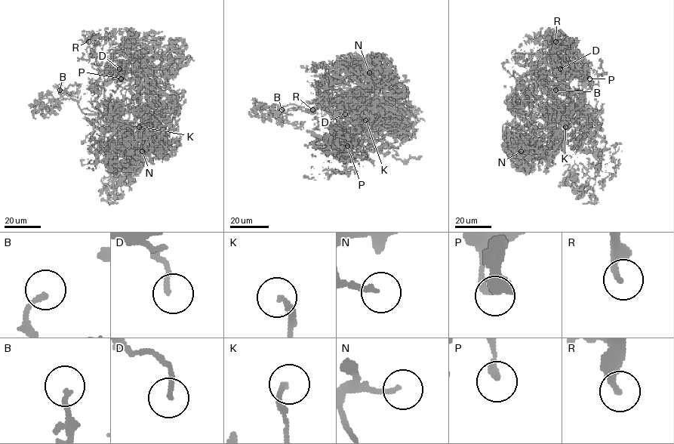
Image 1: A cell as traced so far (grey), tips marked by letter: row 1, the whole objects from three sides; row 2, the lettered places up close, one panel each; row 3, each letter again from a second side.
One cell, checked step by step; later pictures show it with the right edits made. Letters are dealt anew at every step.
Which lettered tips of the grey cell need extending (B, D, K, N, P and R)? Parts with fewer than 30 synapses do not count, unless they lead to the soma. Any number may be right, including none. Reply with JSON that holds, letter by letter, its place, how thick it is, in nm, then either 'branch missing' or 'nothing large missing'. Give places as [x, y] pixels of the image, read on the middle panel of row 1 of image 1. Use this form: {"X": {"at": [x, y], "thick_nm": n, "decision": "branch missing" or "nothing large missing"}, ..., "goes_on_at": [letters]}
{"B": {"at": [281, 109], "thick_nm": 180, "decision": "branch missing"}, "D": {"at": [345, 114], "thick_nm": 180, "decision": "nothing large missing"}, "K": {"at": [365, 120], "thick_nm": 180, "decision": "nothing large missing"}, "N": {"at": [369, 72], "thick_nm": 170, "decision": "branch missing"}, "P": {"at": [347, 146], "thick_nm": 260, "decision": "nothing large missing"}, "R": {"at": [312, 109], "thick_nm": 260, "decision": "branch missing"}, "goes_on_at": ["B", "N", "R"]}

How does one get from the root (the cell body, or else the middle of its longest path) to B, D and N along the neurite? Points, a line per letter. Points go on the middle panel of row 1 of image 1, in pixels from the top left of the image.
B: (348, 75), (371, 72), (366, 116), (339, 116), (346, 104), (339, 98), (325, 101), (329, 111), (281, 109)
D: (348, 75), (366, 68), (371, 72), (360, 109), (369, 127), (358, 110), (345, 114)
N: (348, 75), (352, 75), (356, 69), (364, 71), (366, 68), (364, 72), (369, 72)

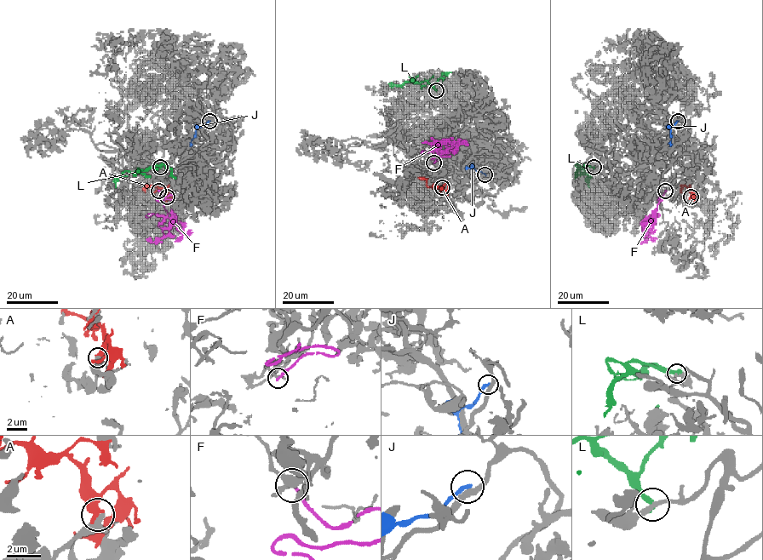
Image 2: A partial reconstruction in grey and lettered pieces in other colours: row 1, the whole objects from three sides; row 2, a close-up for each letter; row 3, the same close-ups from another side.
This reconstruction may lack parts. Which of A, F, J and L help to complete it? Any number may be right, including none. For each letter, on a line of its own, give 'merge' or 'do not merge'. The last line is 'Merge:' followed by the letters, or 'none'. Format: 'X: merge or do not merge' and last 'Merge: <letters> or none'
A: do not merge
F: do not merge
J: do not merge
L: do not merge
Merge: none

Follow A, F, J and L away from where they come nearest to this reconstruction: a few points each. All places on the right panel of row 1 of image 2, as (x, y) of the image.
A: (691, 197), (689, 186), (683, 186), (681, 192)
F: (666, 190), (658, 195), (652, 227), (643, 223), (645, 239)
J: (678, 121), (670, 128), (669, 146)
L: (593, 167), (586, 165), (583, 168), (585, 172), (588, 171), (588, 187)

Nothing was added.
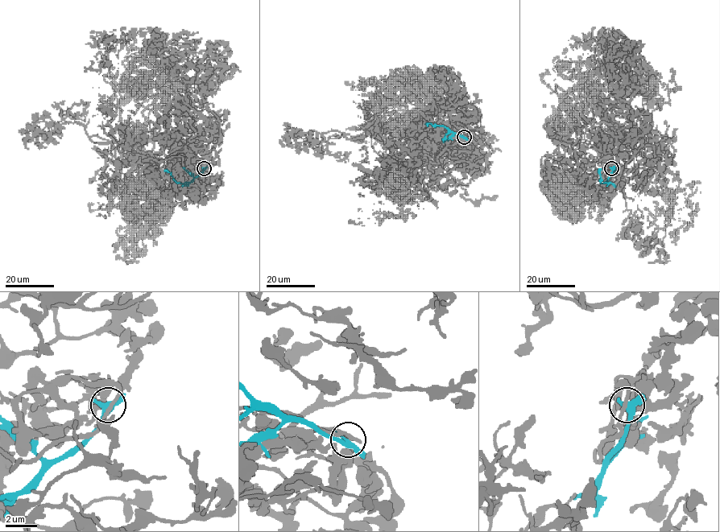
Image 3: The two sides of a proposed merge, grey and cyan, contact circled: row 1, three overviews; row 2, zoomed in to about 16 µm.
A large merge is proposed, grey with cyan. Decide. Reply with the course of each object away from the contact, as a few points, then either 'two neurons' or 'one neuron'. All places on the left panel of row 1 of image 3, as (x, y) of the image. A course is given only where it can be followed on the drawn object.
course grey (204, 168), (166, 158), (138, 210), (113, 181), (141, 253), (134, 218), (163, 212), (149, 236), (93, 204); course cyan (204, 168), (189, 182), (185, 183), (177, 182), (163, 170); two neurons

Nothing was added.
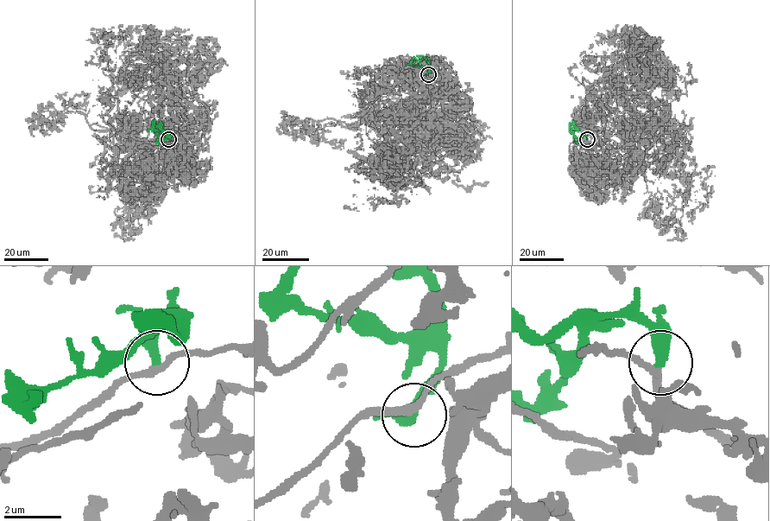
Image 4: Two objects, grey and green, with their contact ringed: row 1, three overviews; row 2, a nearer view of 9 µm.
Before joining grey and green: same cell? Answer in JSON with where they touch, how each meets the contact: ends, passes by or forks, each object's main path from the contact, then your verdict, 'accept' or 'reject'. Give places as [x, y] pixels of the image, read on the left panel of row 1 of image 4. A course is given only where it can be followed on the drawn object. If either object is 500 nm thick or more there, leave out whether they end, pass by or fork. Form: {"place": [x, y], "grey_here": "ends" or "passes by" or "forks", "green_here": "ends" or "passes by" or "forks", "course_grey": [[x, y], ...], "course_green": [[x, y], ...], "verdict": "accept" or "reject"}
{"place": [168, 139], "grey_here": "passes by", "green_here": "ends", "course_grey": [[168, 140], [134, 192], [111, 165], [136, 231], [131, 199], [158, 194], [143, 215], [93, 186]], "course_green": [[168, 139], [168, 133], [153, 125], [154, 129], [159, 130]], "verdict": "accept"}

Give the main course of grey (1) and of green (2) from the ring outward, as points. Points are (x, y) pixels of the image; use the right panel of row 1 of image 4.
1: (587, 140), (605, 165), (594, 187), (611, 165), (640, 170), (666, 231), (685, 193), (688, 215), (713, 186)
2: (587, 139), (584, 136), (577, 137), (570, 130), (574, 125), (577, 129), (576, 130)

